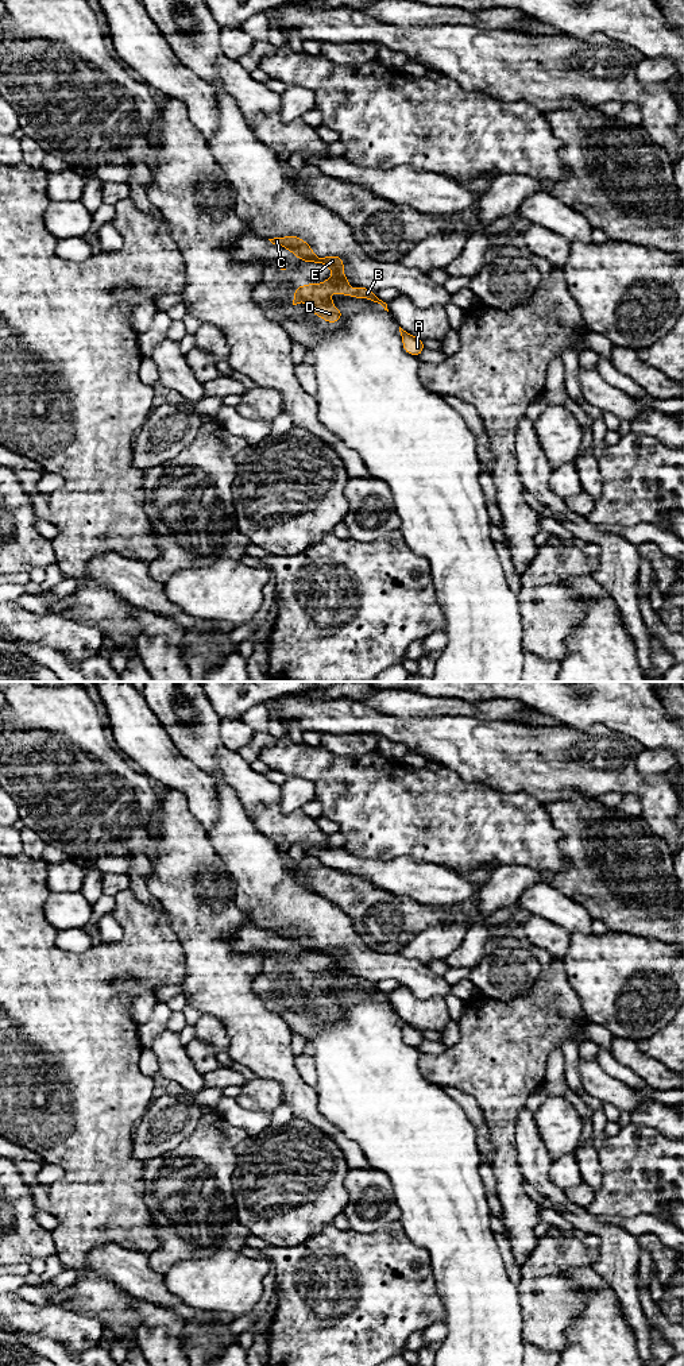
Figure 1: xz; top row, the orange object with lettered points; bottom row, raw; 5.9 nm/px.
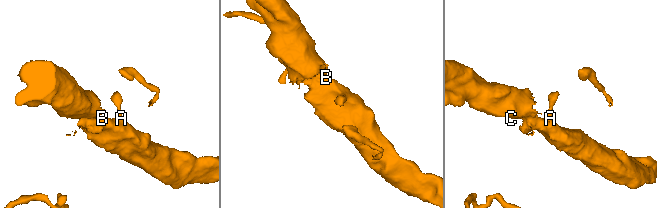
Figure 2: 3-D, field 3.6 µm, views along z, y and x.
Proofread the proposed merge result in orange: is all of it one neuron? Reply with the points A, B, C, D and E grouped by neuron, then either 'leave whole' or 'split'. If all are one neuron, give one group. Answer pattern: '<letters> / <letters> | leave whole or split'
A B D / C E | split

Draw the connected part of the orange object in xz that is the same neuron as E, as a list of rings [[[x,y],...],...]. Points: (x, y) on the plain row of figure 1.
[[[286,927],[286,929],[274,929],[268,930],[273,935],[279,935],[290,941],[295,948],[305,953],[322,954],[329,958],[329,961],[336,966],[335,969],[328,969],[320,976],[309,975],[302,976],[301,979],[293,980],[295,989],[293,996],[301,995],[302,991],[312,988],[316,979],[349,979],[351,975],[347,972],[345,965],[343,964],[344,950],[340,948],[329,946],[326,949],[318,949],[313,945],[312,938],[298,927]]]

